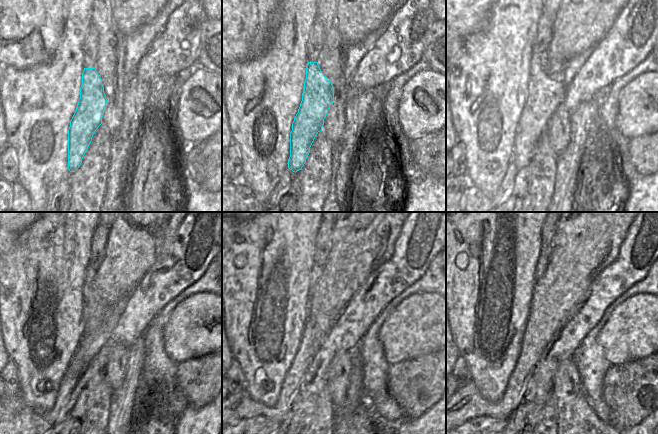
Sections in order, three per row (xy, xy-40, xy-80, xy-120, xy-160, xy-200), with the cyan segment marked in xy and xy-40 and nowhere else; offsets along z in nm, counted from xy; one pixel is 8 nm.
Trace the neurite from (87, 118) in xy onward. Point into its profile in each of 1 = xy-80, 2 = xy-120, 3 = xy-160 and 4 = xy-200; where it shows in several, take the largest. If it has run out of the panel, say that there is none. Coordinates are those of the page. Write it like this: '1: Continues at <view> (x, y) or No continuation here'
1: Continues at xy-80 (545, 95)
2: Continues at xy-120 (90, 344)
3: Continues at xy-160 (316, 270)
4: Continues at xy-200 (542, 262).

